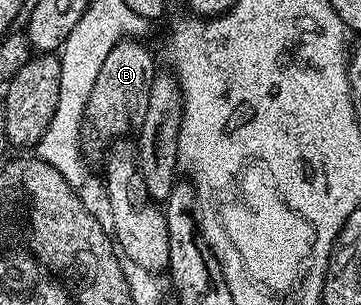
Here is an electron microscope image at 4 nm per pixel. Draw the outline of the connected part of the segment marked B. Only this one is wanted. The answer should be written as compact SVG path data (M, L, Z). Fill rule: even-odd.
M138 38L123 39L114 45L102 62L101 73L94 82L93 93L89 96L84 113L85 135L88 140L91 138L99 143L114 144L127 137L131 130L134 132L139 129L145 121L150 85L157 74L157 67L154 57L142 45Z

